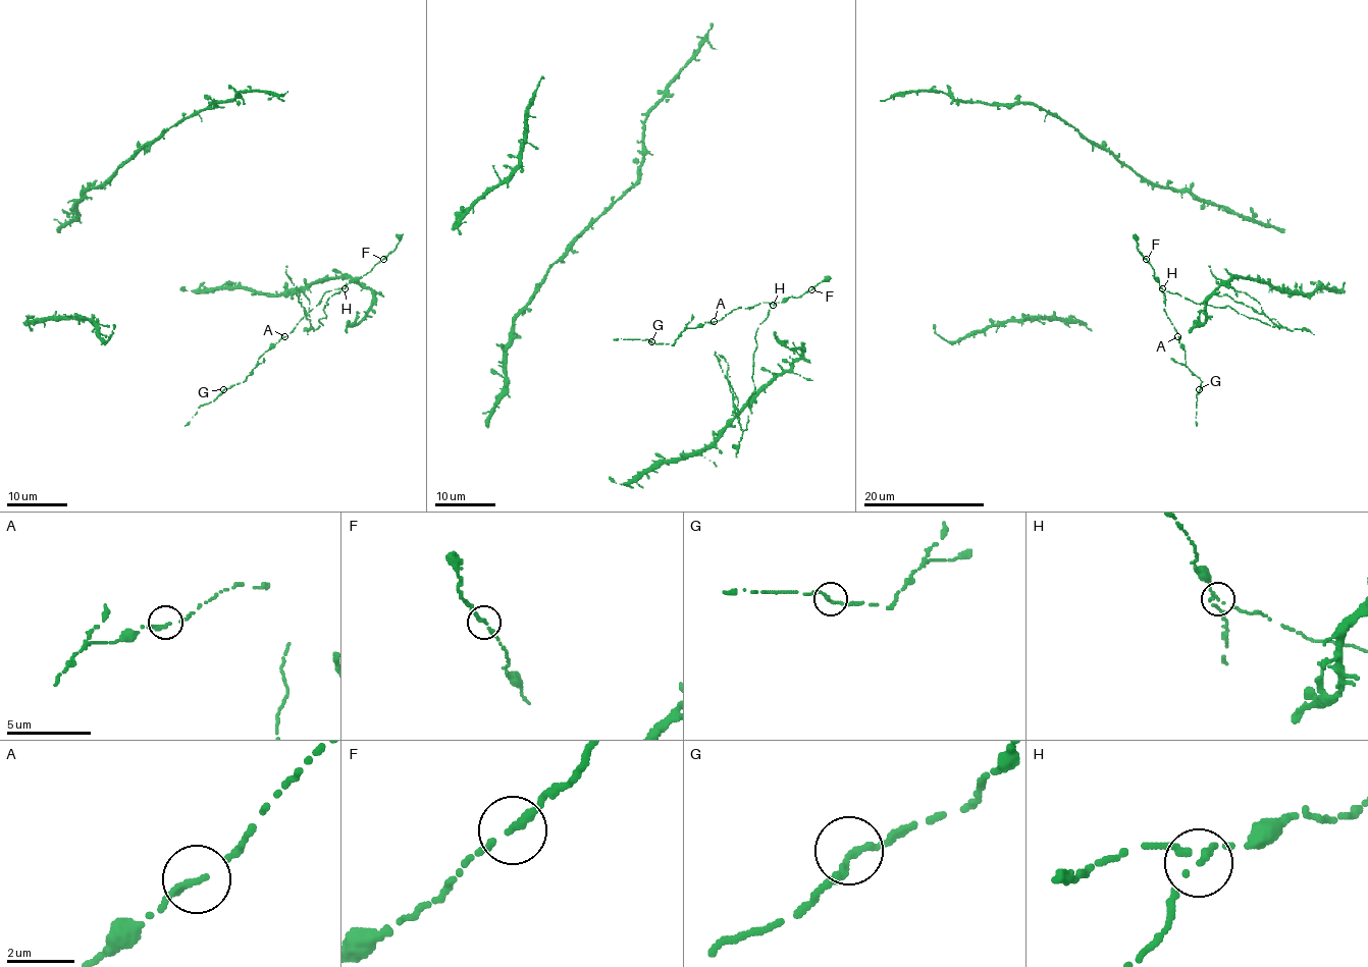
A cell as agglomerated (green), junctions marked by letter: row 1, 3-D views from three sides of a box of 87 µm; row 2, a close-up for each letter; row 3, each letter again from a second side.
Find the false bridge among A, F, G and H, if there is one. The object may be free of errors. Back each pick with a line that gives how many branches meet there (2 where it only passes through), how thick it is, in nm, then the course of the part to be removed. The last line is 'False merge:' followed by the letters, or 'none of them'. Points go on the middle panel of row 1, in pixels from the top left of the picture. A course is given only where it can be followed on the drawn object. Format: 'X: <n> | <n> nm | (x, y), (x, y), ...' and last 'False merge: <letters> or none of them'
H: 2 | 200 nm | (773, 306), (754, 337), (754, 390), (748, 399), (751, 413), (745, 429), (735, 412), (738, 399), (715, 351)
False merge: H

